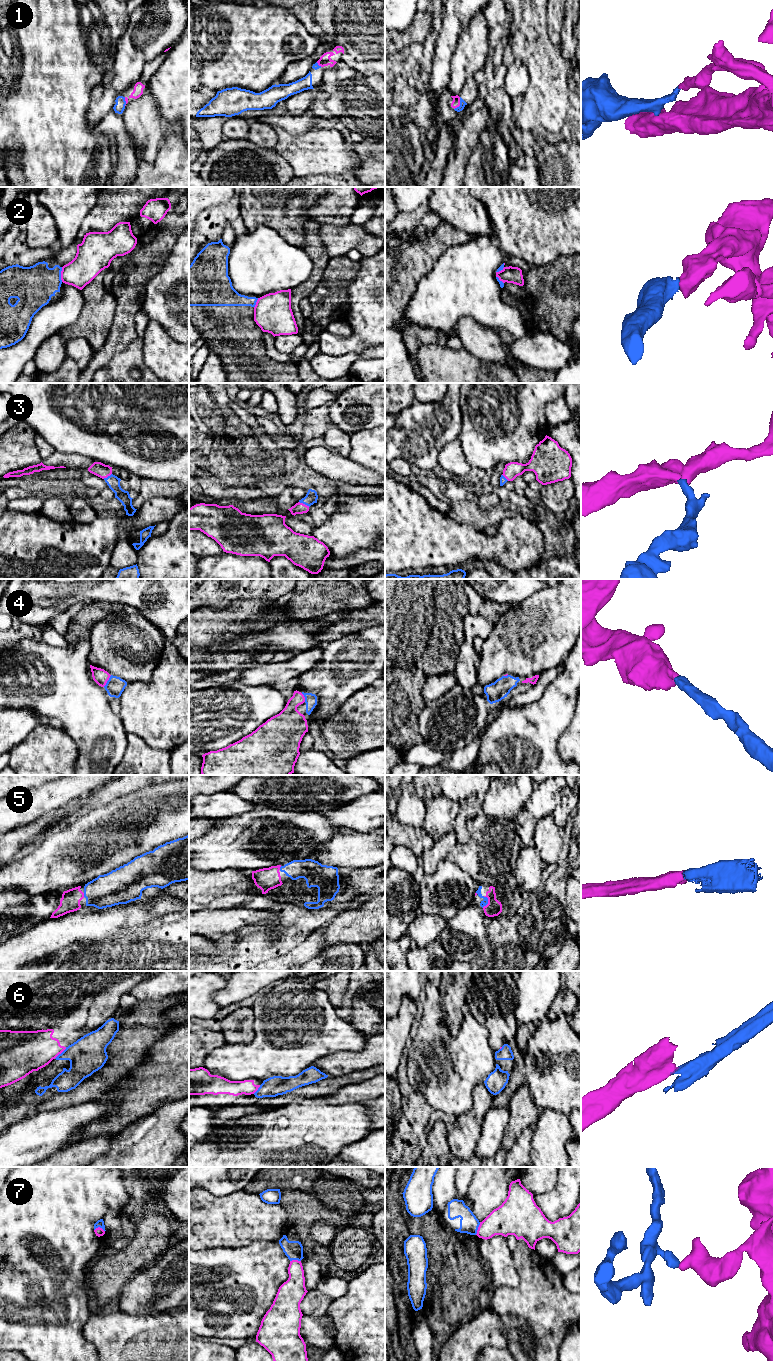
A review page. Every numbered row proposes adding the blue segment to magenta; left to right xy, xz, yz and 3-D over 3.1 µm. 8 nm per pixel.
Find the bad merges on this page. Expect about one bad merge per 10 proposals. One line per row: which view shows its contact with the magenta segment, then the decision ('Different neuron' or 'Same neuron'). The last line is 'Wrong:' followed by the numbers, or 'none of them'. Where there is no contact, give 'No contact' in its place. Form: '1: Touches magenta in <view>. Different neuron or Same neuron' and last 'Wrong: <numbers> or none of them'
1: Touches magenta in yz. Same neuron
2: Touches magenta in xy. Different neuron
3: Touches magenta in xz. Same neuron
4: Touches magenta in xy. Same neuron
5: Touches magenta in yz. Same neuron
6: Touches magenta in xy. Different neuron
7: Touches magenta in yz. Same neuron
Wrong: 2, 6

